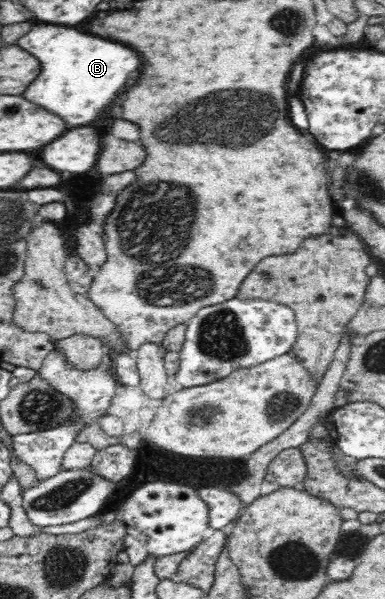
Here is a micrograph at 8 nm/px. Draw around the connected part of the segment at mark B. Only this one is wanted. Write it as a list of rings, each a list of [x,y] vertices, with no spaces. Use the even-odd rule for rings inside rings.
[[[35,22],[16,43],[33,53],[43,67],[39,79],[27,87],[23,97],[61,115],[67,125],[87,125],[105,115],[109,105],[127,89],[131,73],[141,67],[141,59],[133,49],[83,33],[77,27]]]

